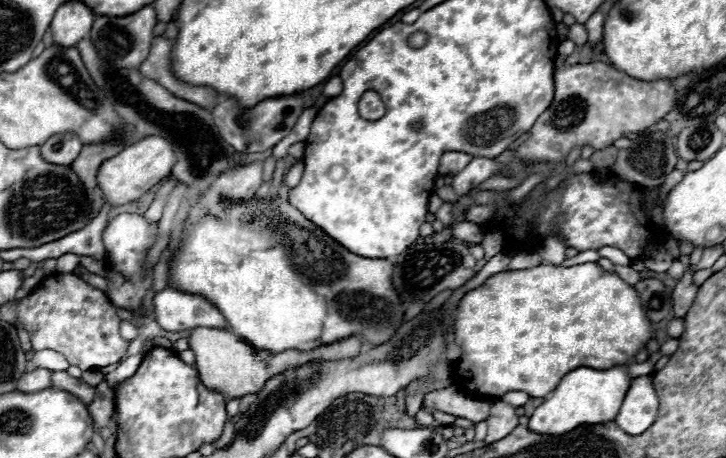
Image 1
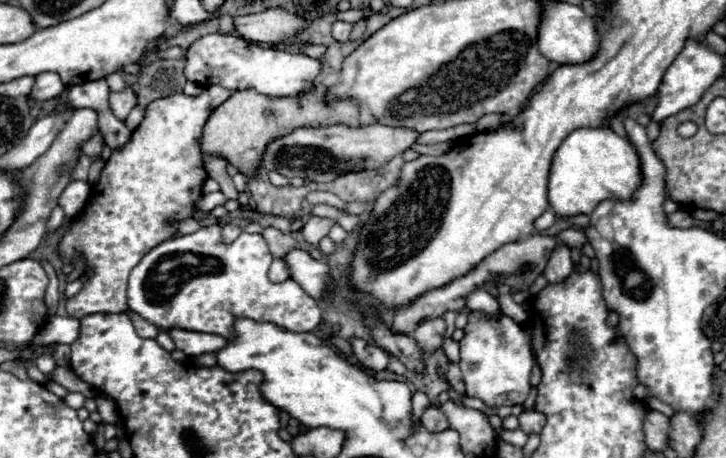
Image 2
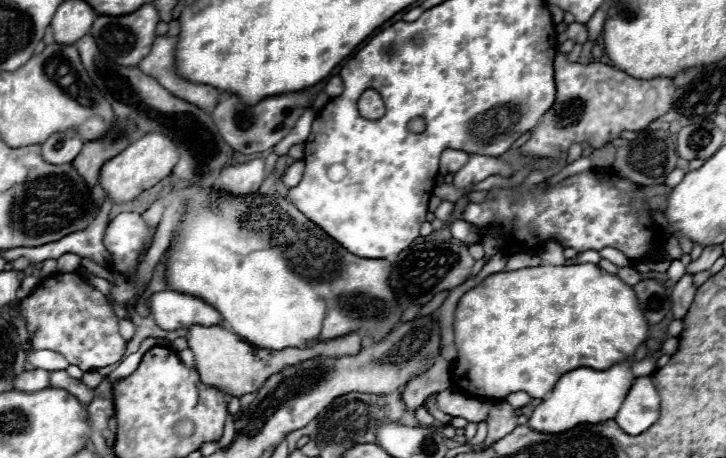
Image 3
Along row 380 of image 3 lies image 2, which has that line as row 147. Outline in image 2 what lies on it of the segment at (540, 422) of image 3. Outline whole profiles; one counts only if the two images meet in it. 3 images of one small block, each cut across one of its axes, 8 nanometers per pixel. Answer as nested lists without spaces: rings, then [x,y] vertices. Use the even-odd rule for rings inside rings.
[[[608,126],[576,128],[558,146],[550,176],[548,176],[548,204],[558,216],[590,214],[598,202],[606,198],[628,200],[640,186],[640,160],[634,146],[618,136]]]

